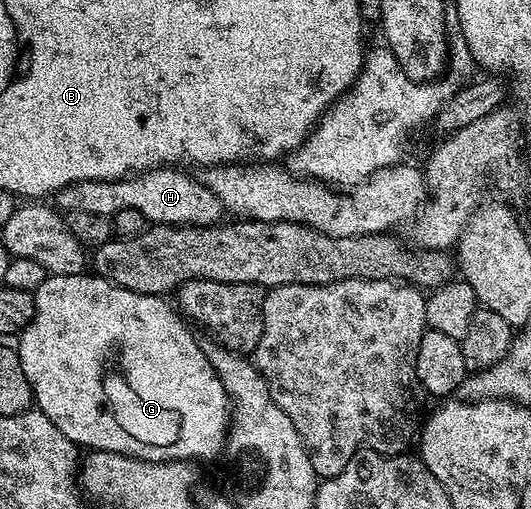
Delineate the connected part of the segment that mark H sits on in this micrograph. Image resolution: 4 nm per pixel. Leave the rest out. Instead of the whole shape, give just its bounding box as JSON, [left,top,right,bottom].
[56,166,223,227]

